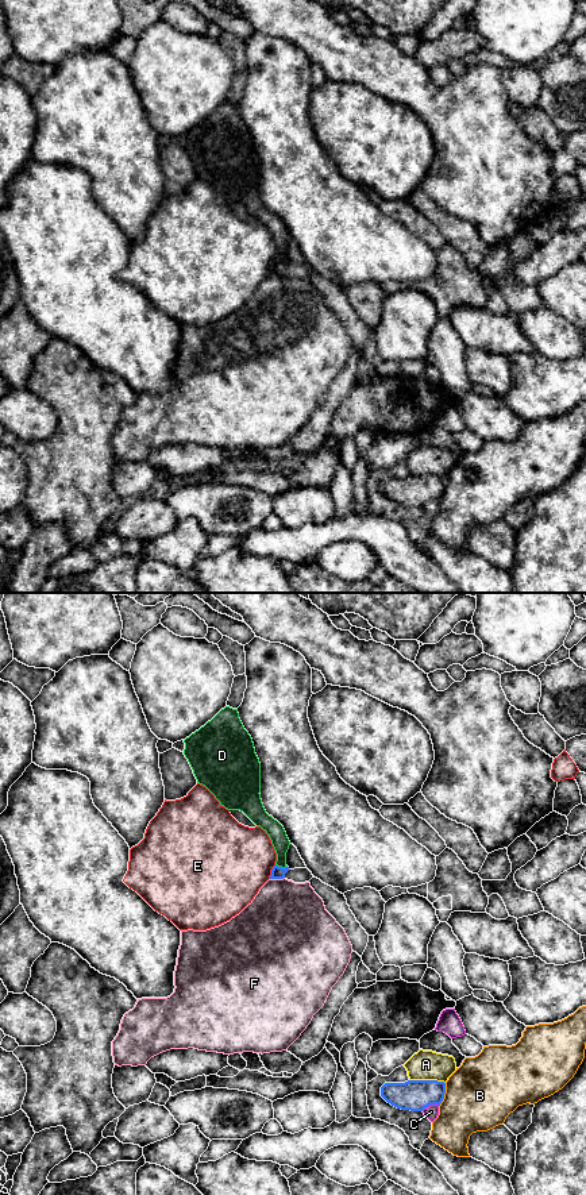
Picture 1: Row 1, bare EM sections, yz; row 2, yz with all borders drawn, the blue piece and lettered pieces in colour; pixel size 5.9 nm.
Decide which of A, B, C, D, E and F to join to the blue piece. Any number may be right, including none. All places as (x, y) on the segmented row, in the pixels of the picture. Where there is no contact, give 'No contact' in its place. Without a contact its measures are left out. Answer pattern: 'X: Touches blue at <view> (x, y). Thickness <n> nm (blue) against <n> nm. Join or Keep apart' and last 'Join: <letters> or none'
A: Touches blue at yz (427, 1080). Thickness 190 nm (blue) against 180 nm. Keep apart
B: Touches blue at yz (443, 1095). Thickness 190 nm (blue) against 400 nm. Keep apart
C: Touches blue at yz (430, 1105). Thickness 190 nm (blue) against 80 nm. Keep apart
D: Touches blue at yz (281, 867). Thickness 80 nm (blue) against 100 nm. Keep apart
E: Touches blue at yz (272, 871). Thickness 80 nm (blue) against 460 nm. Keep apart
F: Touches blue at yz (277, 878). Thickness 80 nm (blue) against 440 nm. Keep apart
Join: none

